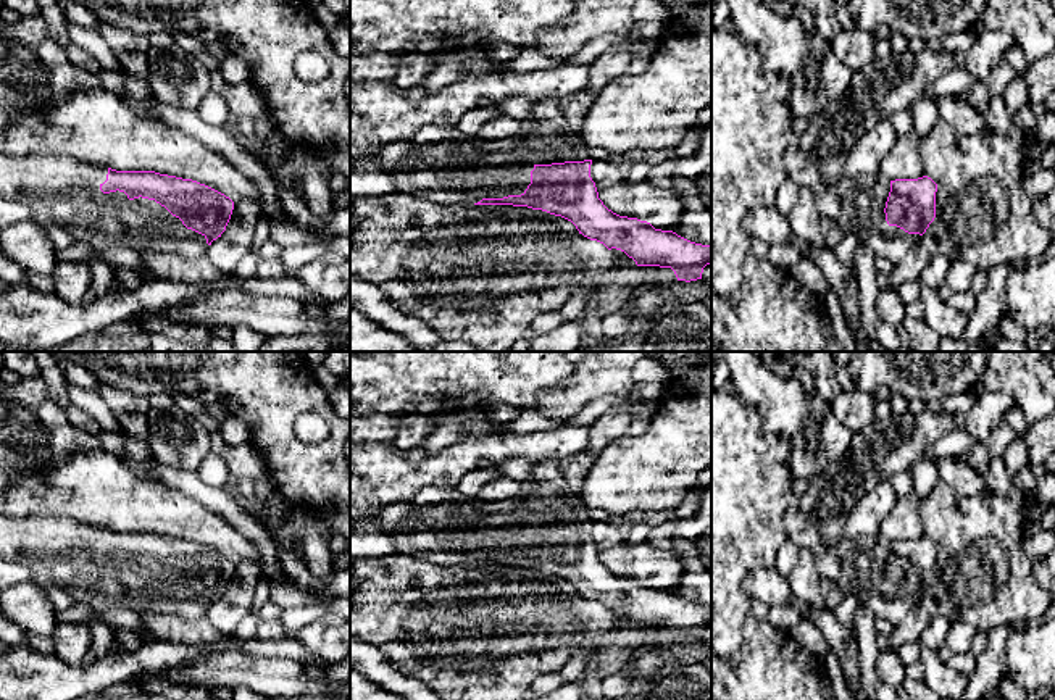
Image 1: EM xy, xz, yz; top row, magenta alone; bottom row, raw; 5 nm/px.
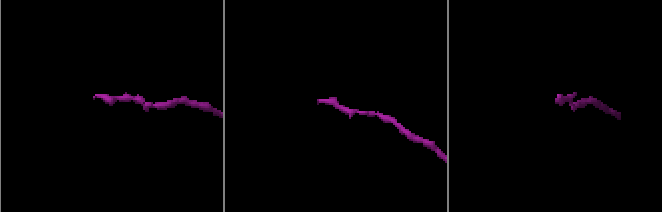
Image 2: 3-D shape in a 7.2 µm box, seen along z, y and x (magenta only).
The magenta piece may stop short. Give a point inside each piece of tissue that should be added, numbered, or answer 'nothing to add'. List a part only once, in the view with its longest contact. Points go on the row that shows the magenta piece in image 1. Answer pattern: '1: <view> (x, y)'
1: xy (63, 191)

